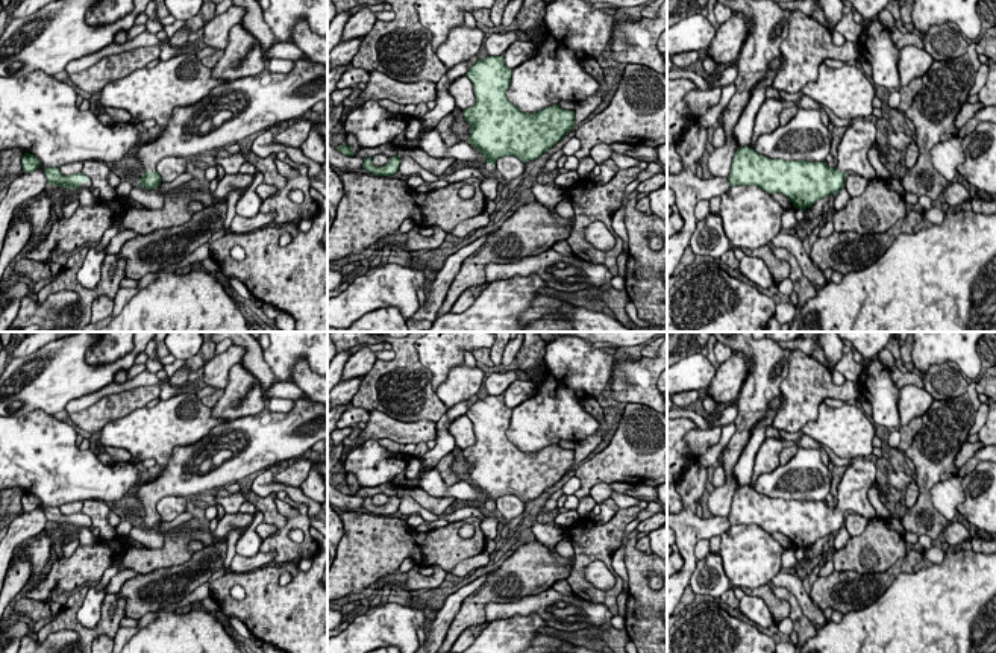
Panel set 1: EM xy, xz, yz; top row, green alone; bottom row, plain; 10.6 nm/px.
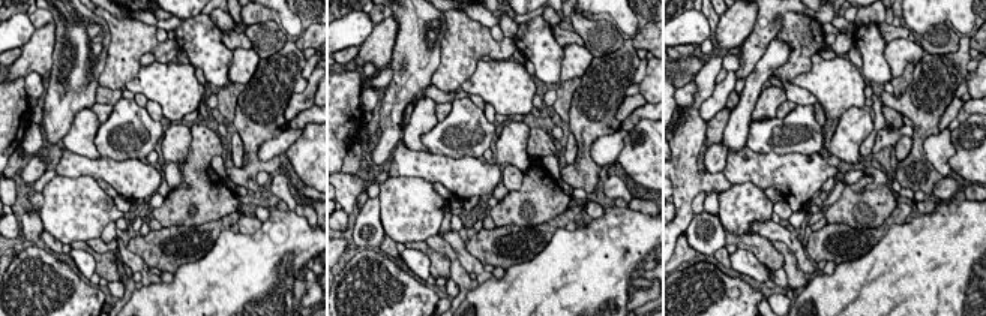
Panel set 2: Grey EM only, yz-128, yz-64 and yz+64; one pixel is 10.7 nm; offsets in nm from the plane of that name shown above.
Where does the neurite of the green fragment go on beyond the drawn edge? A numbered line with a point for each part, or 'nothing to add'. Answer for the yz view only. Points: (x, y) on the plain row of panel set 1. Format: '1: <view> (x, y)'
1: yz (858, 478)

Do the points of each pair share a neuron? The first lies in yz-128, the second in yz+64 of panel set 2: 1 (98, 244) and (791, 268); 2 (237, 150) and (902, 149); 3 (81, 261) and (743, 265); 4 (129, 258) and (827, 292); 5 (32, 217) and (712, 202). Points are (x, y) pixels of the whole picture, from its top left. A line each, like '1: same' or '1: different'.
1: same
2: same
3: same
4: different
5: different

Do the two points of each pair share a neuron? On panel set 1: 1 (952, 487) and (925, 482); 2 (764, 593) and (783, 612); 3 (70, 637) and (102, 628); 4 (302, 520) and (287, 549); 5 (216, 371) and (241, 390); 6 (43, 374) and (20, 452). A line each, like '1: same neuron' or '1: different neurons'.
1: different neurons
2: same neuron
3: different neurons
4: same neuron
5: different neurons
6: different neurons

